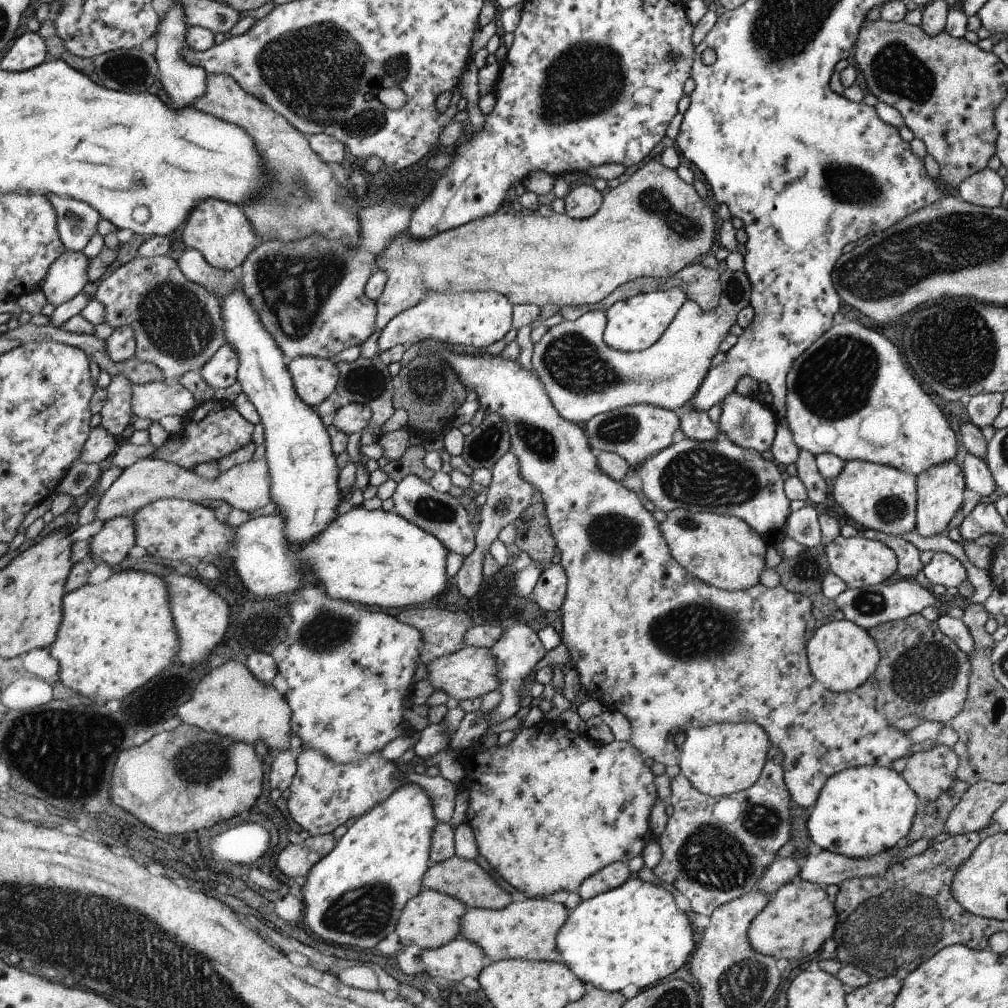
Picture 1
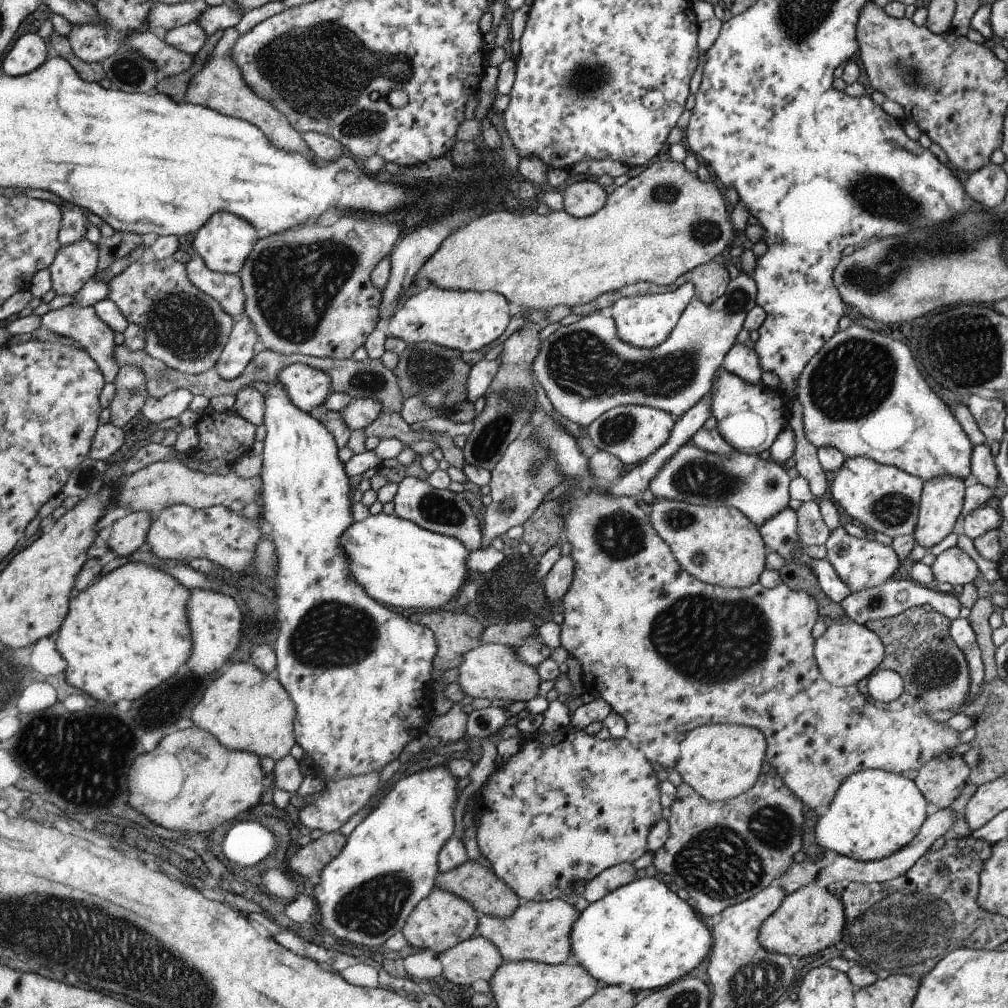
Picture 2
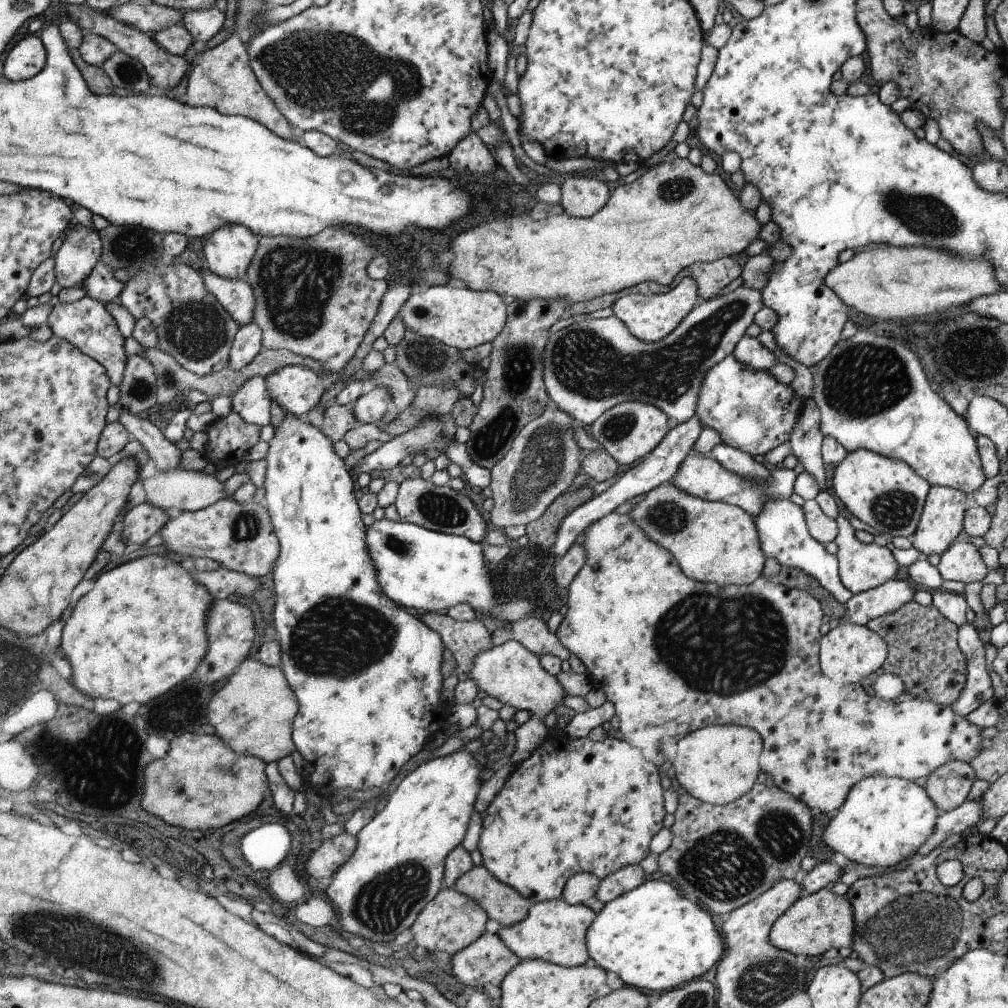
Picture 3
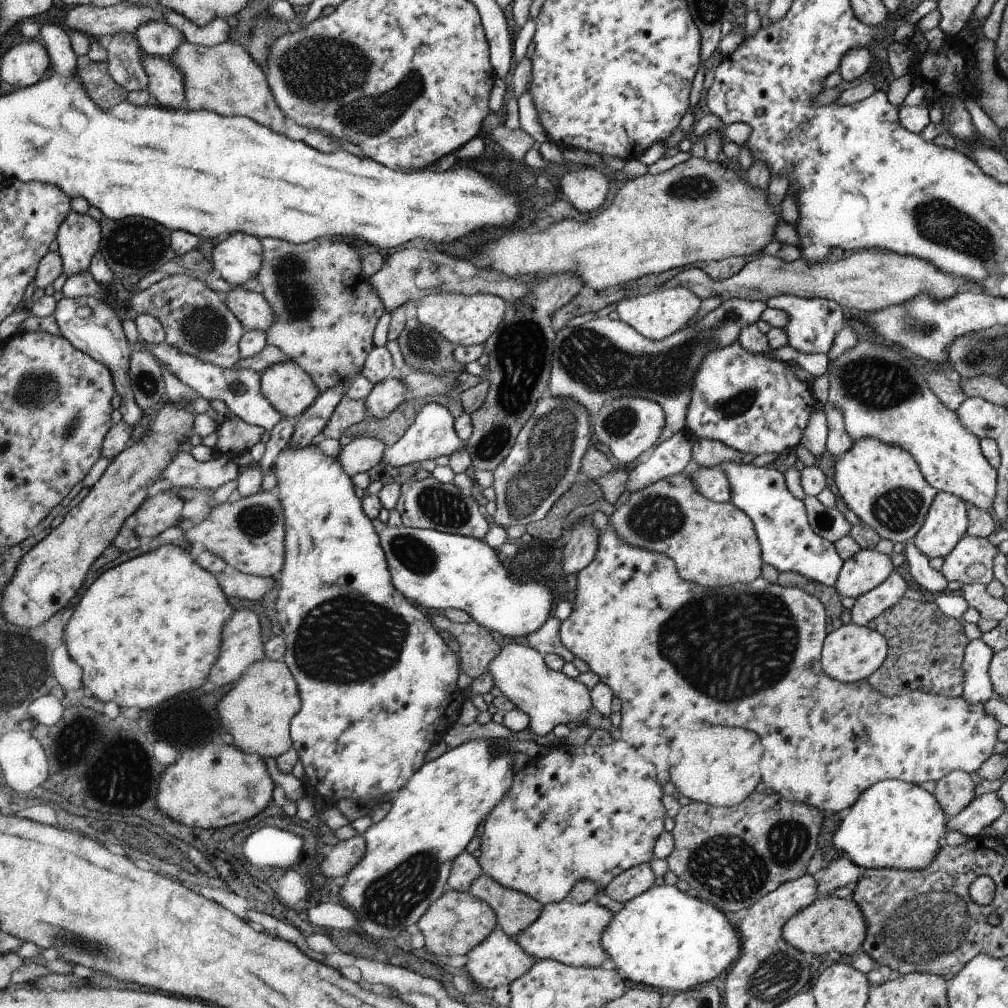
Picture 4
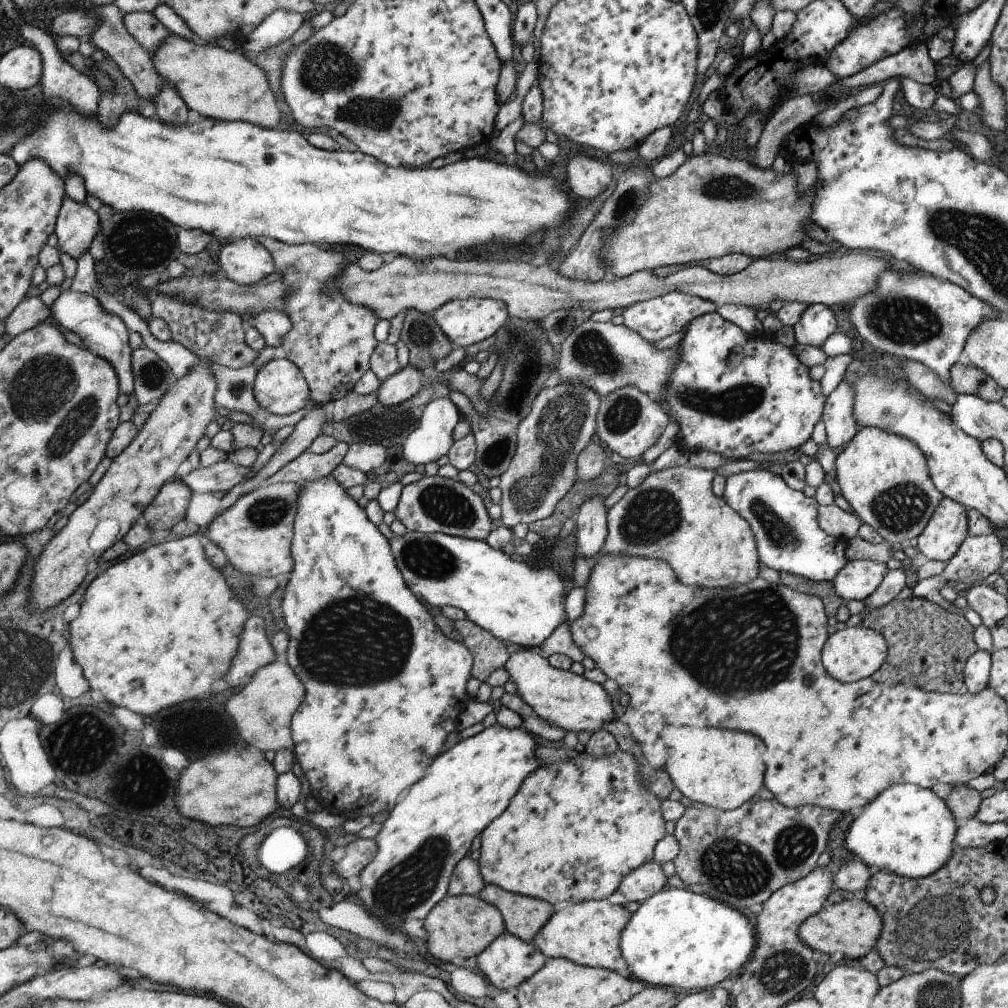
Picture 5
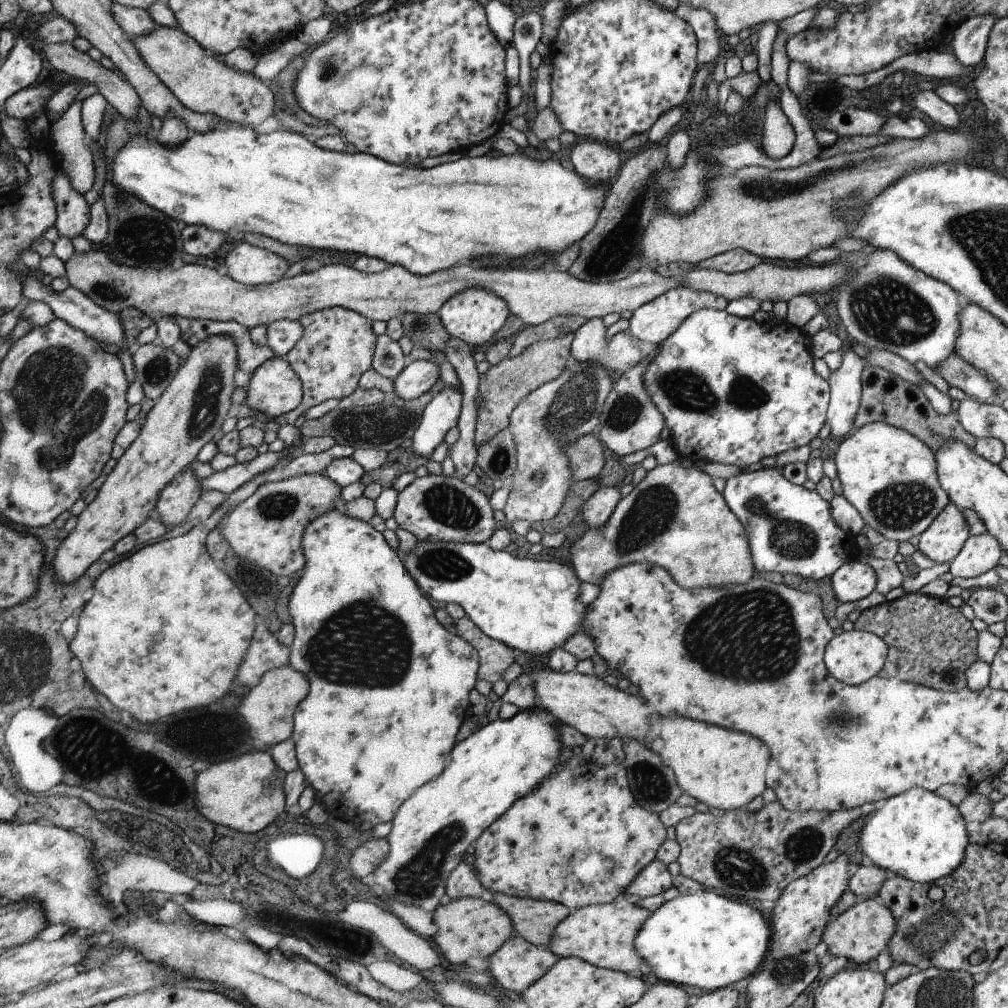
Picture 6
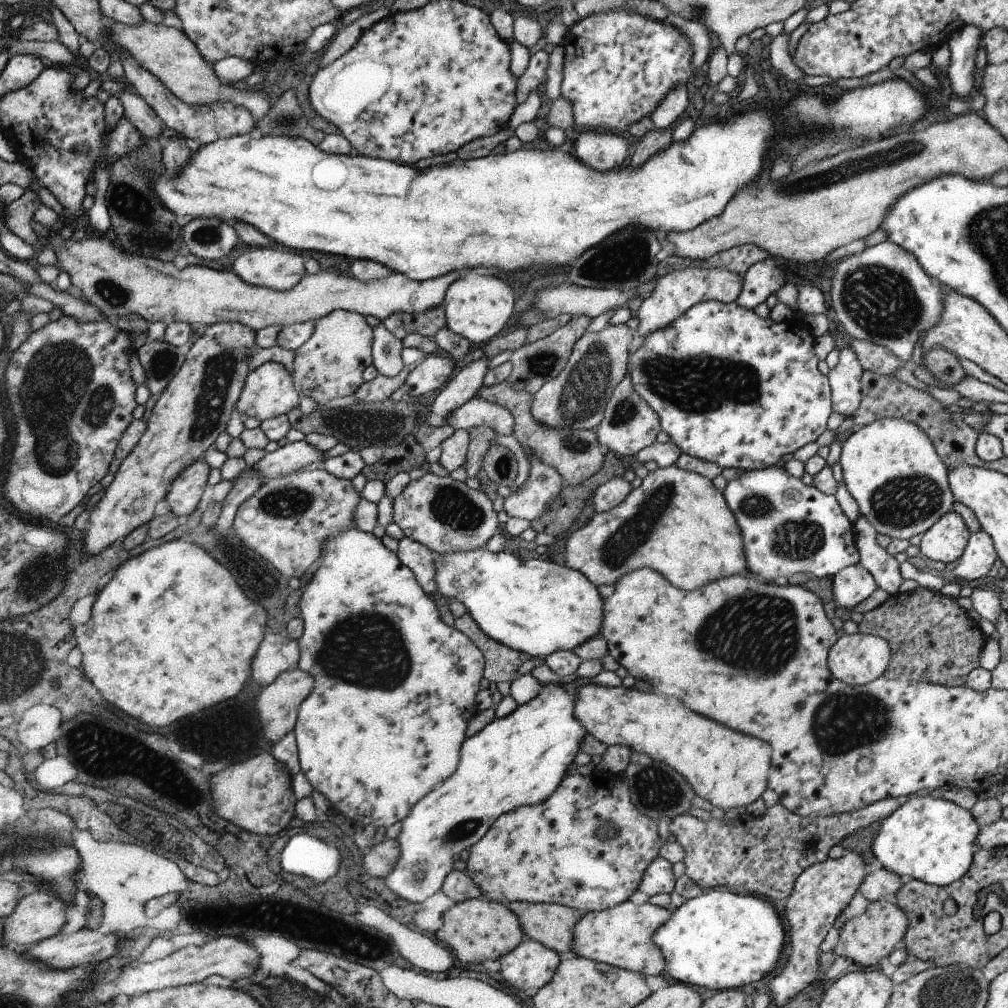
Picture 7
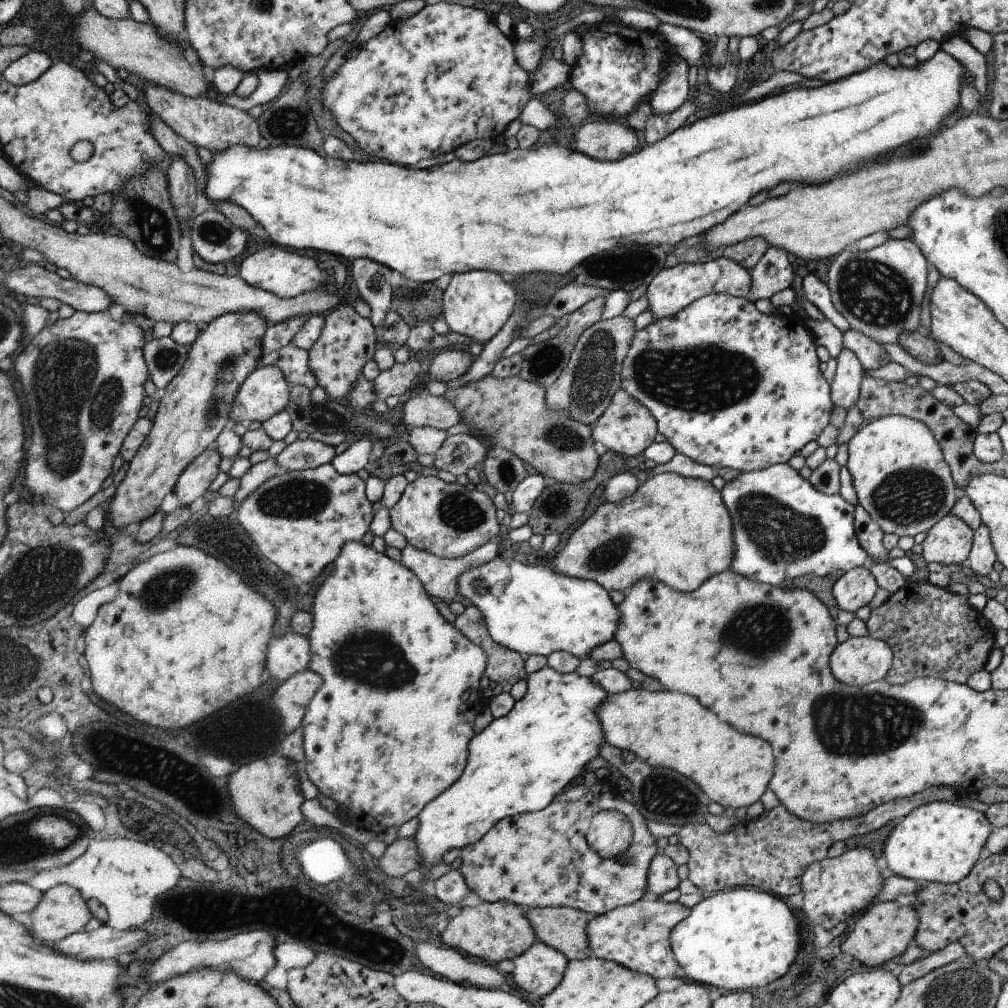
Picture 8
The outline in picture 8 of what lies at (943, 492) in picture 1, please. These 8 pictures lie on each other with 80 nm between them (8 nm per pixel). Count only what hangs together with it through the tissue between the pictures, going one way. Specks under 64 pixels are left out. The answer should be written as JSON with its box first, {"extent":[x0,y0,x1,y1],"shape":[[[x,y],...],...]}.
{"extent":[922,513,975,566],"shape":[[[949,513],[926,533],[926,538],[922,542],[924,560],[926,560],[926,563],[935,562],[942,566],[964,564],[968,554],[970,554],[974,534],[975,532],[970,526],[967,526],[960,518]]]}

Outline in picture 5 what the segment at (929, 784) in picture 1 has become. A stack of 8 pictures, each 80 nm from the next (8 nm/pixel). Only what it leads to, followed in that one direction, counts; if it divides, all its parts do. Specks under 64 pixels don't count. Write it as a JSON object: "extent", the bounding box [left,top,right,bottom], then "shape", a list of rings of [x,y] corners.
{"extent":[944,784,982,826],"shape":[[[952,784],[952,791],[947,798],[944,799],[948,810],[952,812],[953,819],[956,824],[964,826],[968,820],[974,819],[974,814],[980,808],[982,797],[974,788],[969,788],[967,784]]]}

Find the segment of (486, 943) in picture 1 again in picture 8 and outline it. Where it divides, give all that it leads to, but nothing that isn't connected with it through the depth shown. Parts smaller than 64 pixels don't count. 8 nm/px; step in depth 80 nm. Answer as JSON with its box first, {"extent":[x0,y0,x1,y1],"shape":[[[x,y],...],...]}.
{"extent":[588,896,690,979],"shape":[[[660,896],[620,906],[610,913],[596,915],[589,923],[588,936],[593,957],[616,962],[629,970],[649,975],[654,979],[684,978],[682,966],[678,966],[670,950],[670,932],[690,914],[690,908],[680,902],[662,902]]]}

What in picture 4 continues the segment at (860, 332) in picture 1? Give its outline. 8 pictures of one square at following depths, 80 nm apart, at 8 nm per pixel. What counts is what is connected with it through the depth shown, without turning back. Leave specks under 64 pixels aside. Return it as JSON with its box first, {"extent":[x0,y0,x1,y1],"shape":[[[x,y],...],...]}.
{"extent":[826,340,1000,512],"shape":[[[874,340],[856,342],[854,348],[846,350],[838,358],[829,358],[826,373],[829,375],[828,400],[826,404],[840,408],[840,414],[844,416],[844,430],[852,438],[850,442],[858,442],[860,438],[876,438],[878,442],[884,442],[886,446],[898,446],[906,450],[914,462],[918,462],[918,468],[924,479],[936,491],[948,492],[958,498],[962,498],[969,505],[978,506],[986,512],[998,511],[1000,508],[994,504],[996,498],[996,470],[988,464],[988,460],[982,456],[980,439],[971,434],[962,426],[960,416],[954,410],[946,408],[938,396],[928,386],[922,365],[914,358],[907,355],[898,346],[888,346],[886,343]]]}

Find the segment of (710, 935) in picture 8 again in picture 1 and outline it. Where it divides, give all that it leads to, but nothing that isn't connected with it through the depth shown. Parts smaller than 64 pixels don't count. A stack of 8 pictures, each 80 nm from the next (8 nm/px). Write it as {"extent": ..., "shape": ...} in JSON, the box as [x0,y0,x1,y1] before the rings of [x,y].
{"extent":[557,878,697,992],"shape":[[[636,878],[629,879],[624,885],[620,885],[616,889],[599,894],[597,897],[591,898],[590,900],[582,900],[581,904],[574,912],[570,912],[569,918],[565,922],[565,926],[557,935],[557,945],[561,952],[559,961],[566,963],[578,978],[581,978],[589,985],[589,988],[602,989],[610,992],[620,991],[625,986],[628,986],[628,984],[634,984],[634,986],[640,988],[640,990],[648,989],[652,985],[662,981],[666,976],[674,974],[676,970],[680,970],[684,964],[689,962],[690,957],[693,956],[694,951],[697,949],[697,940],[694,939],[694,928],[692,927],[691,916],[677,905],[674,894],[665,890],[662,886],[659,887],[654,882],[646,882]]]}

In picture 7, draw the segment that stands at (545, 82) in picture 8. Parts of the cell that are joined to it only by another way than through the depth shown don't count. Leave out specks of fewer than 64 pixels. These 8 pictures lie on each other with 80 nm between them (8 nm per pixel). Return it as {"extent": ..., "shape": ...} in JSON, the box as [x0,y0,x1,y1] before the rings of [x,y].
{"extent":[516,49,549,104],"shape":[[[543,49],[531,54],[529,65],[522,76],[519,76],[516,96],[519,104],[524,102],[530,92],[541,92],[546,82],[546,70],[548,70],[549,53]]]}

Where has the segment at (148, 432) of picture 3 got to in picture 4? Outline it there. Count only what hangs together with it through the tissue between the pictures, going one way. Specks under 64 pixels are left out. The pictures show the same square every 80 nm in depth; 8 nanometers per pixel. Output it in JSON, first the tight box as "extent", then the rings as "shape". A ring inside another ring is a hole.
{"extent":[54,297,239,490],"shape":[[[63,297],[56,304],[54,314],[64,338],[68,339],[77,350],[95,358],[97,362],[104,364],[113,372],[114,383],[117,384],[117,392],[122,398],[122,404],[120,404],[119,408],[122,413],[122,421],[130,428],[135,428],[141,421],[143,412],[138,408],[138,404],[134,402],[134,394],[130,390],[128,374],[132,350],[127,342],[122,328],[122,320],[118,318],[118,314],[116,314],[110,304],[102,299],[97,299],[97,297]],[[180,450],[170,462],[162,479],[175,488],[186,486],[194,490],[214,490],[239,476],[236,462],[220,457],[209,462],[198,462],[191,454]]]}

